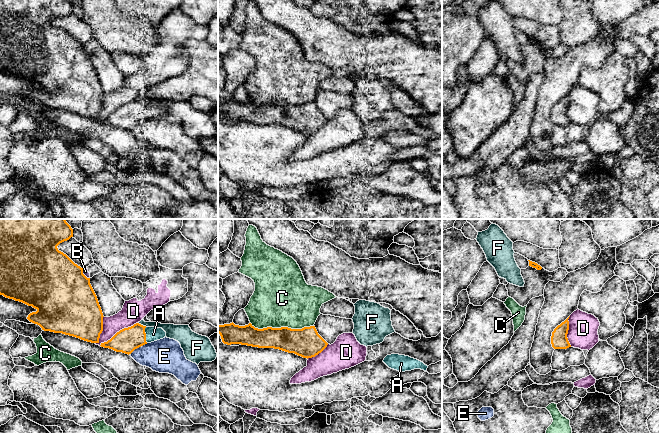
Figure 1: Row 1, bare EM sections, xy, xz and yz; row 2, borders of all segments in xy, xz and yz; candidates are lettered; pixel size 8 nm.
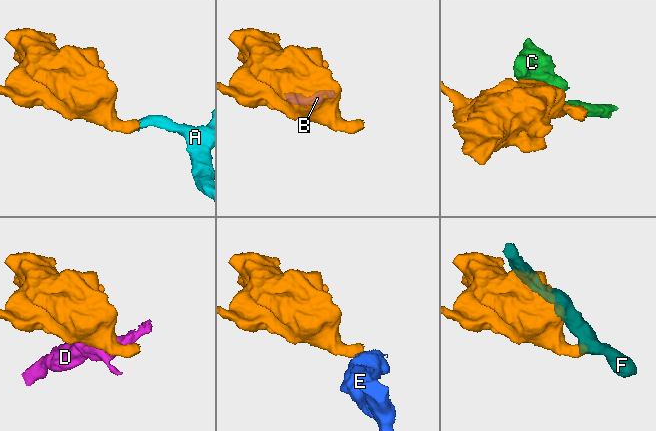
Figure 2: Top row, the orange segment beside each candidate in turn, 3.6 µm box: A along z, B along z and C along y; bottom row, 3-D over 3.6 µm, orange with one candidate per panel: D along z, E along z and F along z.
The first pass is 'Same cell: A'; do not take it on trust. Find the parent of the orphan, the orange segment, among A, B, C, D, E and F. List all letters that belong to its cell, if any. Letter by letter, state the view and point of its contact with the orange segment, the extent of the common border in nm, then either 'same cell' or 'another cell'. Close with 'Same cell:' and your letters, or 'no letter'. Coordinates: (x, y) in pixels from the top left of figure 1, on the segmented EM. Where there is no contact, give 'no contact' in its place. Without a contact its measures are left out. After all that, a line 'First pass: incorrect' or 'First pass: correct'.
A: xy (145, 335) | 130 nm | same cell
B: xy (83, 274) | 100 nm | another cell
C: xz (282, 327) | 500 nm | another cell
D: xy (117, 332) | 380 nm | another cell
E: xy (138, 347) | 170 nm | another cell
F: xy (142, 325) | 80 nm | another cell
Same cell: A
First pass: correct

